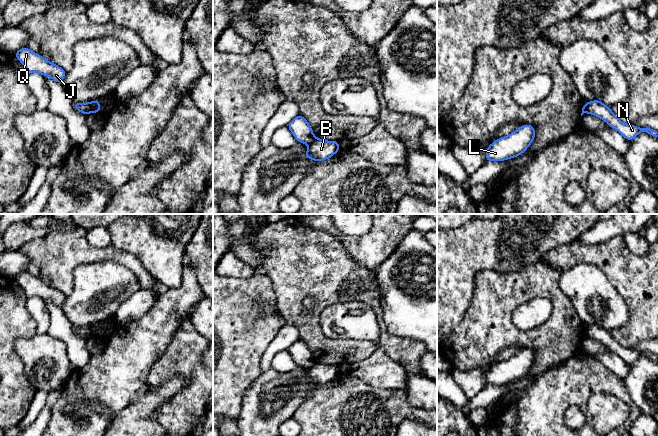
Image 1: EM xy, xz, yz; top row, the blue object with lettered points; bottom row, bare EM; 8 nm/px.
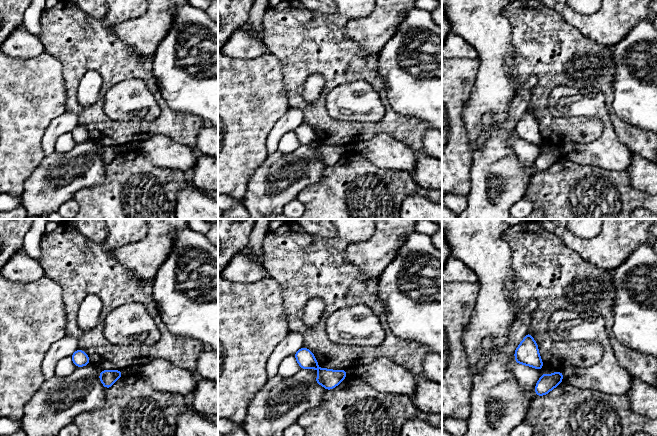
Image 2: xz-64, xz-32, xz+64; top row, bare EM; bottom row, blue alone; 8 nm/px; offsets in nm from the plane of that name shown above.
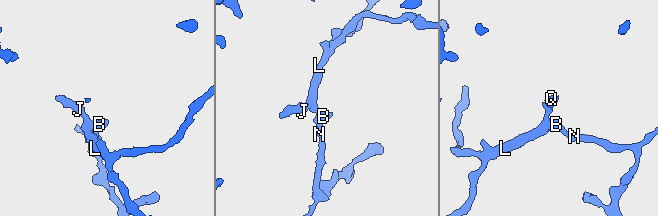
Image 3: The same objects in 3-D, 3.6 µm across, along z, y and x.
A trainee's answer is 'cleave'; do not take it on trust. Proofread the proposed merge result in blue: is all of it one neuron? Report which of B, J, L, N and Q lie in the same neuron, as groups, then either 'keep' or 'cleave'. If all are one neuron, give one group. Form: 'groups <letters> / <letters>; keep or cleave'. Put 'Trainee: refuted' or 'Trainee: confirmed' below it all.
groups B N / J L Q; cleave
Trainee: confirmed

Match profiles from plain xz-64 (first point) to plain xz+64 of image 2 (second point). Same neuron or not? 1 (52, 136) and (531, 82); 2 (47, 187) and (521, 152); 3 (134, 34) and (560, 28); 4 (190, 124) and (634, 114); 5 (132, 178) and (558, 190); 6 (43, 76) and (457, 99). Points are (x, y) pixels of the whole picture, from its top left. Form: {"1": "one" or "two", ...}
{"1": "one", "2": "two", "3": "two", "4": "two", "5": "one", "6": "one"}

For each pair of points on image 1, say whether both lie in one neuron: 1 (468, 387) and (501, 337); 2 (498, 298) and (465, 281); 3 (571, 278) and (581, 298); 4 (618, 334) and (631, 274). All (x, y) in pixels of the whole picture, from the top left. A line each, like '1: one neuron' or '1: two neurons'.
1: two neurons
2: two neurons
3: one neuron
4: one neuron

